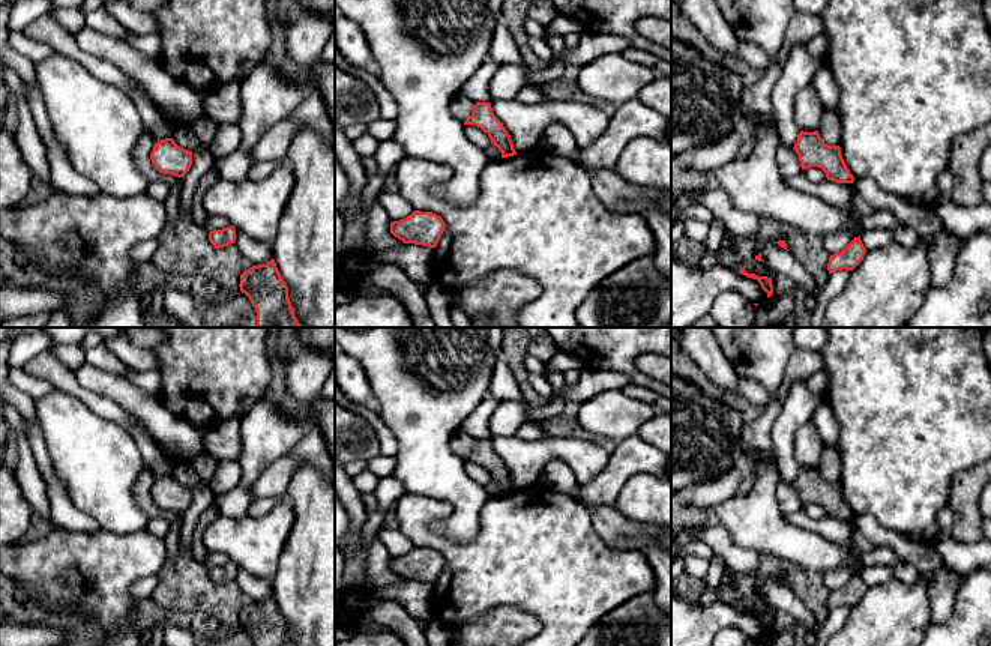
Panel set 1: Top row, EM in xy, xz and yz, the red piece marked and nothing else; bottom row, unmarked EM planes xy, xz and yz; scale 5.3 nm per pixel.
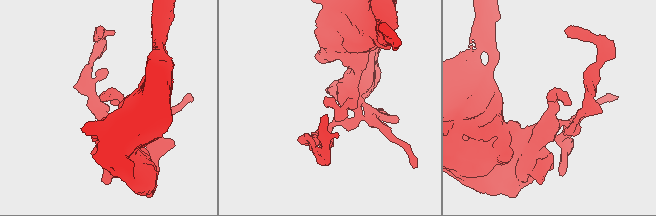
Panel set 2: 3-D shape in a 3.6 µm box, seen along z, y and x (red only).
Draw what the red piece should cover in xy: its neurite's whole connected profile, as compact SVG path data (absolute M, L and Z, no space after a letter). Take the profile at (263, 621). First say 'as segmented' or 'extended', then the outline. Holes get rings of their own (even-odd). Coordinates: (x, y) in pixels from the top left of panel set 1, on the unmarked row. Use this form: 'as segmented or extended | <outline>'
as segmented | M275 596L252 602L240 611L240 628L255 646L293 646L288 623L281 613Z

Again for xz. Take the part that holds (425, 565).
as segmented | M414 547L407 554L390 559L390 569L404 580L435 584L444 563L441 553L432 548Z

